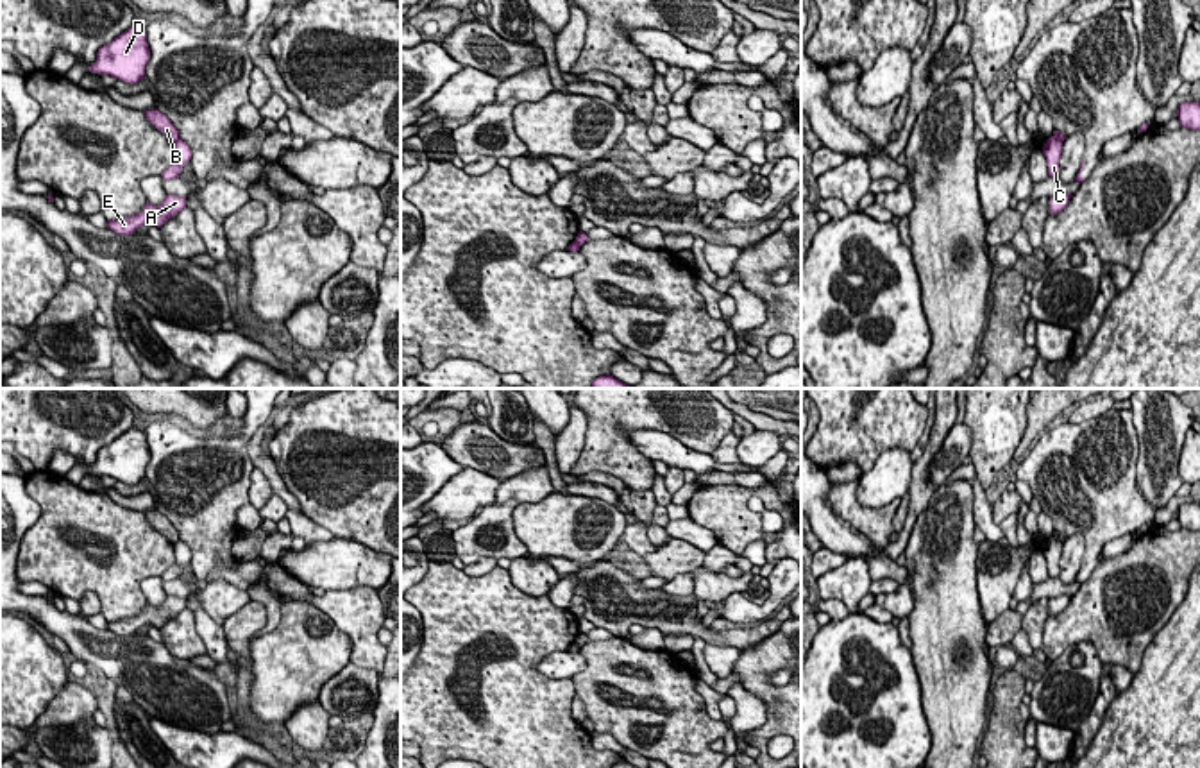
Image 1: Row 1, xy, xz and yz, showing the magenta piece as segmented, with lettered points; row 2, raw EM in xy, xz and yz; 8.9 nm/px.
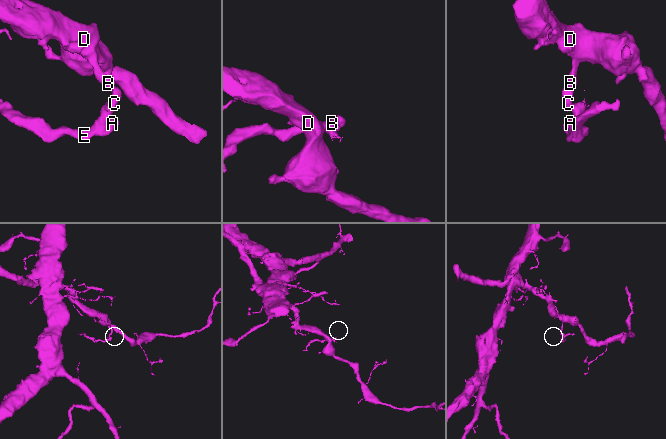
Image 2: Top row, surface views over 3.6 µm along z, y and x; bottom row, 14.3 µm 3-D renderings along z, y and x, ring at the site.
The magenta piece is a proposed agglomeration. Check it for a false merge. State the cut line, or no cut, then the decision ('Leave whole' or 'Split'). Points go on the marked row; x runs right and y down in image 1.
Split along xy (179, 138), (174, 144). Split

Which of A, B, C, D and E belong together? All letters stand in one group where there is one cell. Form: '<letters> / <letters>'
A C E / B D

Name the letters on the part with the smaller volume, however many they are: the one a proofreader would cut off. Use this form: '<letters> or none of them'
A, C, E

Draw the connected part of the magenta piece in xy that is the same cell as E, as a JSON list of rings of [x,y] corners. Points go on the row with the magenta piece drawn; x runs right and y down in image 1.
[[[166,195],[159,206],[152,206],[147,201],[145,209],[141,213],[120,220],[107,220],[107,229],[122,236],[127,236],[136,233],[136,229],[141,227],[143,224],[161,227],[184,208],[186,208],[186,197],[177,197],[177,195]]]

